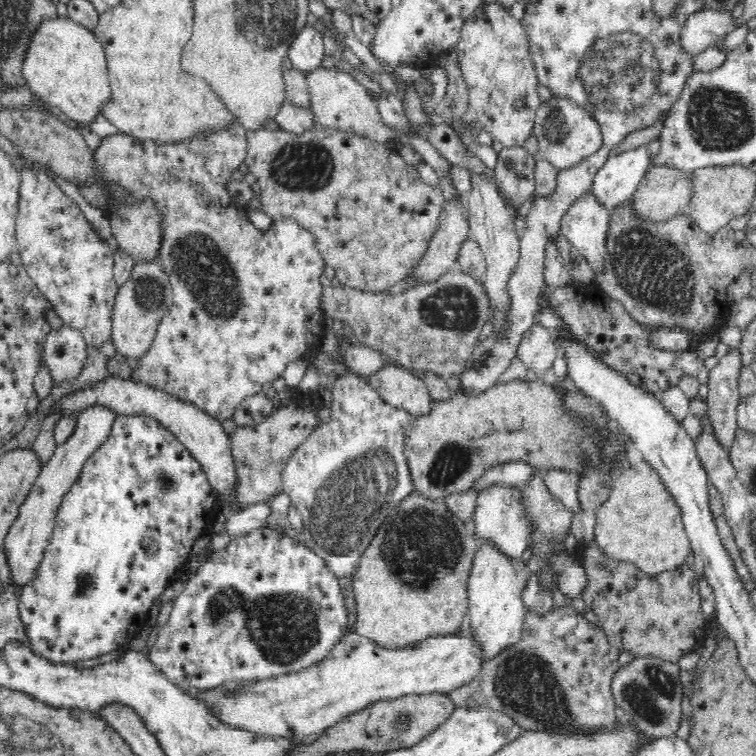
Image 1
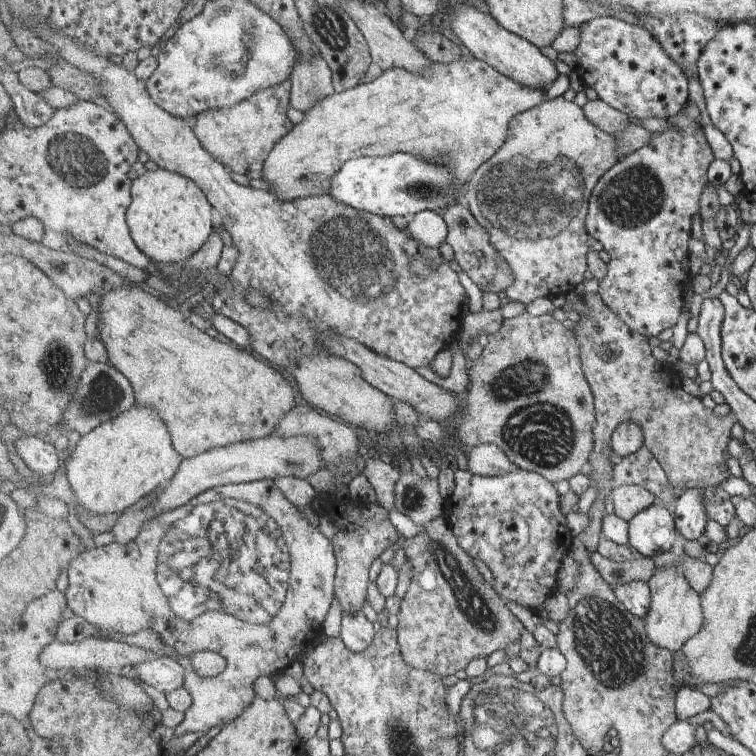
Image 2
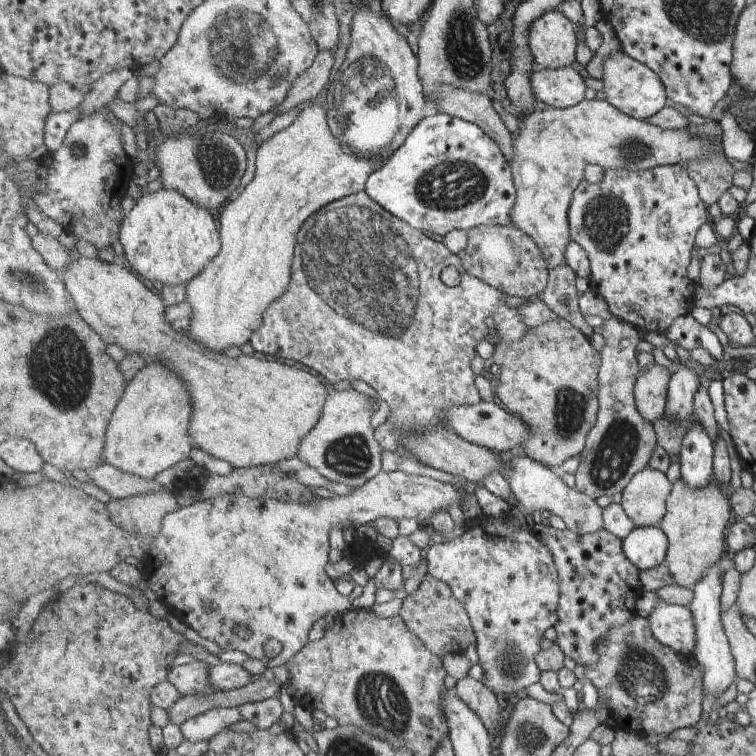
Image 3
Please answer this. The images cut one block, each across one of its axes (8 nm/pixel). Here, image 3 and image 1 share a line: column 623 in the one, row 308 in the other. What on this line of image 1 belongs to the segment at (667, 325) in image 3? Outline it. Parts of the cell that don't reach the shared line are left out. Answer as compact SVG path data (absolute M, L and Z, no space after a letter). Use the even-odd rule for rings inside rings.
M234 123L229 130L210 135L208 138L190 139L189 142L165 144L164 146L158 146L154 141L137 139L120 133L103 137L100 146L93 152L93 158L100 165L101 172L104 172L109 180L124 185L125 188L132 191L132 195L138 197L152 196L154 200L157 200L161 212L164 212L165 215L164 227L162 227L164 239L162 239L158 259L161 261L166 275L169 276L173 291L173 302L158 325L154 343L145 356L138 358L138 368L131 369L128 379L164 391L164 393L180 399L184 403L193 404L194 407L210 414L220 423L232 418L236 408L244 398L261 392L262 385L265 382L272 383L278 379L290 362L297 359L308 359L315 347L319 349L320 340L325 331L323 324L326 317L319 304L320 292L323 288L321 275L324 274L325 266L322 257L318 254L318 247L314 244L314 235L310 235L310 231L304 229L302 225L298 225L292 219L273 222L266 232L258 231L254 228L254 223L249 219L249 215L246 214L246 207L234 201L224 187L226 180L231 178L233 172L244 162L247 148L246 132L247 130L243 125Z

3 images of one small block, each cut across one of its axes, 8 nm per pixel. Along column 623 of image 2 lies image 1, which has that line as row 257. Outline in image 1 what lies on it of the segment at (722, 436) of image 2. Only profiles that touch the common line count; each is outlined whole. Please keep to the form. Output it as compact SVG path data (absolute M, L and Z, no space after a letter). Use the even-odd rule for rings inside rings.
M260 128L246 132L247 148L244 164L248 166L250 181L255 181L260 186L260 202L262 211L270 217L272 222L282 222L284 219L302 225L304 229L314 235L314 244L318 247L318 254L322 257L324 266L330 266L336 271L336 277L341 281L341 286L354 288L363 292L377 293L386 292L388 288L396 285L401 280L414 275L414 269L421 262L422 257L428 250L430 241L436 234L439 225L442 204L446 199L441 187L433 187L424 183L414 165L405 163L397 150L392 149L389 144L378 144L366 136L352 135L346 131L330 130L328 128L312 128L298 134L290 134L282 129L272 131L271 128Z

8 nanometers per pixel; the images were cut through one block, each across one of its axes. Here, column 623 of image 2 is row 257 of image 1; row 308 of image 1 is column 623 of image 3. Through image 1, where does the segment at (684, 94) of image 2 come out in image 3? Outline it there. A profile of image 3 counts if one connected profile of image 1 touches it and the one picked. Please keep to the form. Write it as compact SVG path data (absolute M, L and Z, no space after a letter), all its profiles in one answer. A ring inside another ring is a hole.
M623 50L611 52L604 60L602 70L603 92L609 103L625 112L628 116L648 121L663 108L667 107L668 93L659 74L647 64L628 56Z

